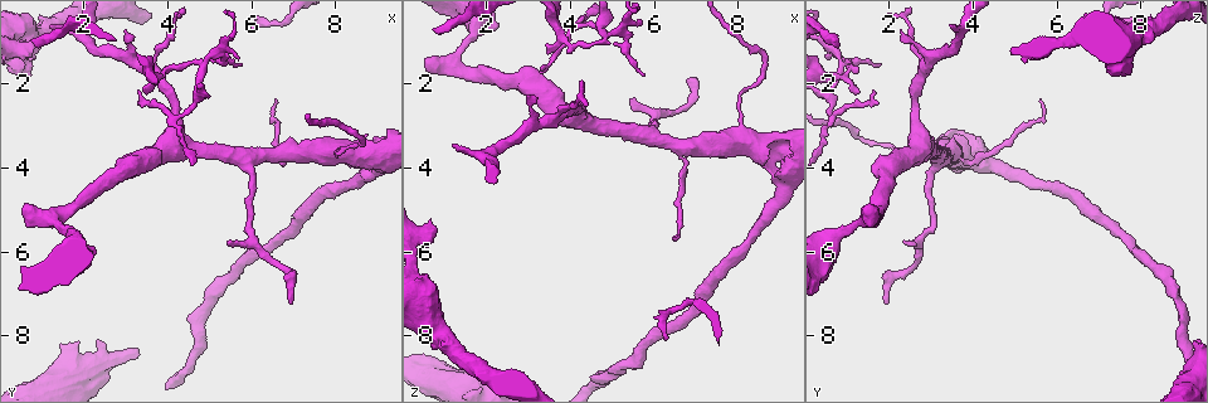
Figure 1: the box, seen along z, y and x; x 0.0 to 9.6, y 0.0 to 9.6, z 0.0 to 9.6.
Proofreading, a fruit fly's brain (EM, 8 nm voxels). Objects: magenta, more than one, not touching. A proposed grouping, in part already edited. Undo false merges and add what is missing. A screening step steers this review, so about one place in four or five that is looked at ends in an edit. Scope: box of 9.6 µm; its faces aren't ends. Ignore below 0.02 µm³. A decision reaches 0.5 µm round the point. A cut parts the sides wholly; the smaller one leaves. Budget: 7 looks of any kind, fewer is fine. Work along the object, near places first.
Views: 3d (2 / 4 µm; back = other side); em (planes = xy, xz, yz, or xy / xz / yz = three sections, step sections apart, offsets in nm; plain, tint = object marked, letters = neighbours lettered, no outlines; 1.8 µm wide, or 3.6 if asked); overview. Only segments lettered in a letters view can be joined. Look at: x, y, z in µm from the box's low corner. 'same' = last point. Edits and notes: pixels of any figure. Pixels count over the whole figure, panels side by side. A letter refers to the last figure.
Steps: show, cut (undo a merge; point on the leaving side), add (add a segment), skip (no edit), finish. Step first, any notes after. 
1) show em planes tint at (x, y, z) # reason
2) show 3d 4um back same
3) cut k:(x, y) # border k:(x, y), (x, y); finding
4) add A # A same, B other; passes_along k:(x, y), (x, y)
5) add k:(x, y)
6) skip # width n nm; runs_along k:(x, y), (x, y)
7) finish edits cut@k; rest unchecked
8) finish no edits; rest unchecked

show em xz step 8 tint at (0.70, 1.35, 5.35) # an open end

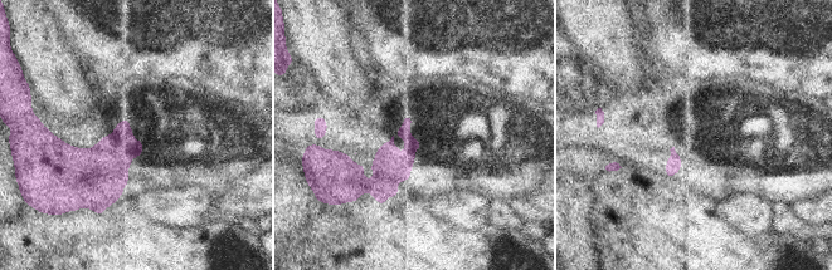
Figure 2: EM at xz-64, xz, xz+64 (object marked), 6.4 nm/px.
show em planes letters same

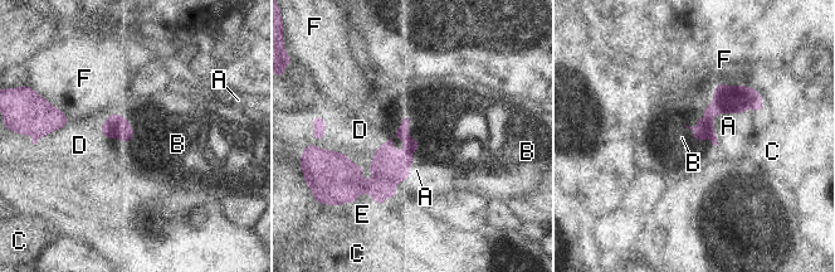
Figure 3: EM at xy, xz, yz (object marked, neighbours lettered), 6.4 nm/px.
add A # A same, B other, C other, D other, E other, F other; passes_along 3:(726, 98), (723, 112), (728, 126); the neuron continues

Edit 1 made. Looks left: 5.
show em planes letters at (0.75, 1.80, 7.70) # free end

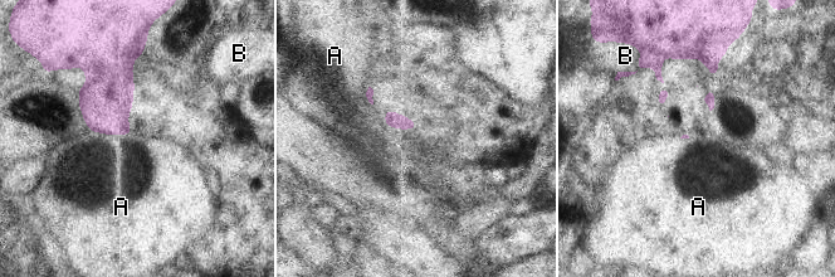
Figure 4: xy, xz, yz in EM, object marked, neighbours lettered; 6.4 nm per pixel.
skip # A other, B other; border 4:(384, 112), (389, 126), (416, 127); no lettered segment goes on from it

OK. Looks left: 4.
show 3d 4um back at (0.85, 1.15, 0.65) # branch stops here

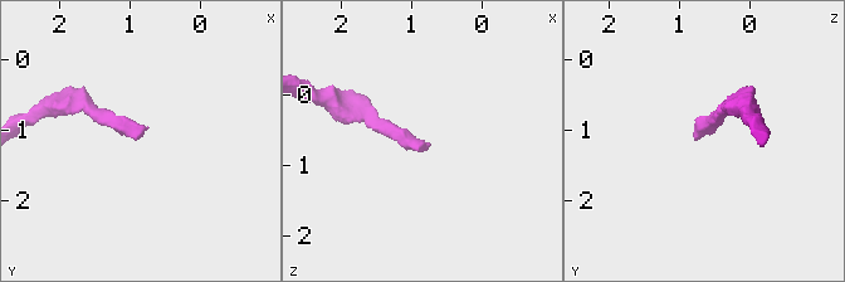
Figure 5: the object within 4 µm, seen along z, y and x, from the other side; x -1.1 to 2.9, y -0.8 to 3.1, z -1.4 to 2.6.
show em planes letters at (0.90, 1.15, 0.75)

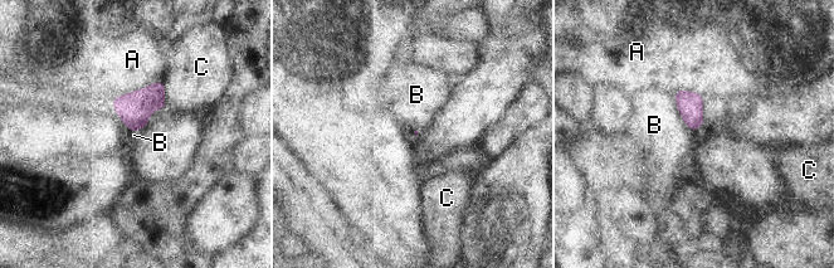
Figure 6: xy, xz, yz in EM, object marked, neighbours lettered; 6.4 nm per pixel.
skip # A other, B other, C other; border 6:(673, 94), (677, 111), (693, 131); none of them fits

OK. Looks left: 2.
finish edits add@3; rest unchecked

